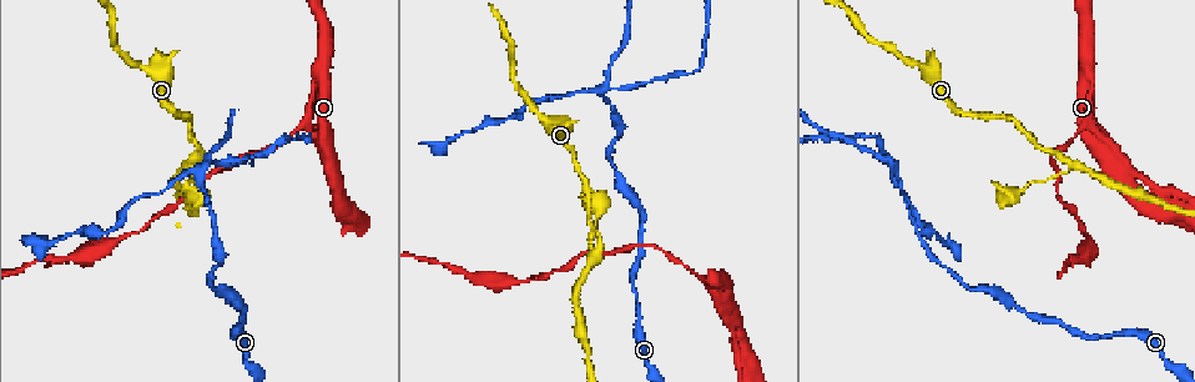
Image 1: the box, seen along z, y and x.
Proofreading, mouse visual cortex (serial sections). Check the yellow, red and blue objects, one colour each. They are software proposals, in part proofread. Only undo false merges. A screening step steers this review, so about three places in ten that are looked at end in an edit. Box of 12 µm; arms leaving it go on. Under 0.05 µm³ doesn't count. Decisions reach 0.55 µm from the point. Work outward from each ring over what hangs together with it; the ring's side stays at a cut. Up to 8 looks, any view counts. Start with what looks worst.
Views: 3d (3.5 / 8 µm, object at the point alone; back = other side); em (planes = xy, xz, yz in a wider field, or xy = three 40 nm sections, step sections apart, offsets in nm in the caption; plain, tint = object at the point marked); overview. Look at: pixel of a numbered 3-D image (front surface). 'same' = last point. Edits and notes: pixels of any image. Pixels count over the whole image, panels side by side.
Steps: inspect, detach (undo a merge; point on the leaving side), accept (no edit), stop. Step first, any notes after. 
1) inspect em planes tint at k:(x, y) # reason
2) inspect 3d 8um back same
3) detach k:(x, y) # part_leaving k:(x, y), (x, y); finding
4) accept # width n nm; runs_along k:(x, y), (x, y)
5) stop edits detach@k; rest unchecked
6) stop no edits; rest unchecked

inspect 3d 8um at 1:(892, 175) # four or more arms meet

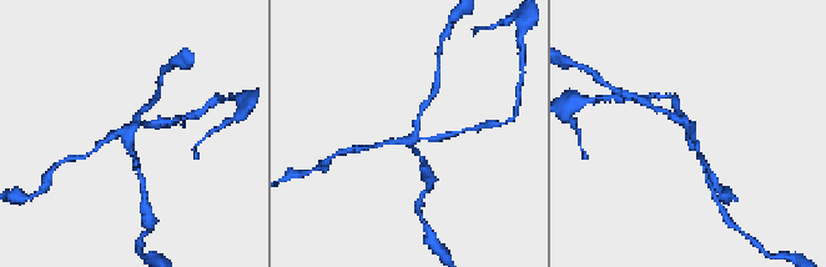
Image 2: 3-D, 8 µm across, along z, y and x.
inspect em xy step 5 tint at 2:(127, 137) # arms 4; arm_widths 100, 100, 150, 200 nm; now the EM

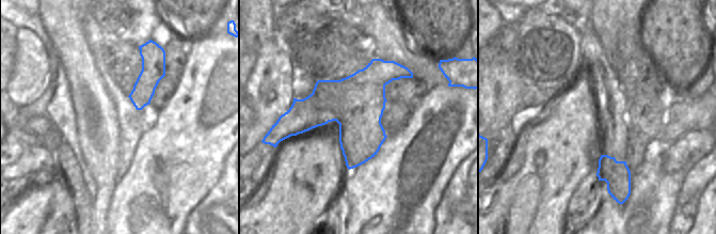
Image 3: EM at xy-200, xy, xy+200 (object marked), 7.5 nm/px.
detach 2:(160, 122) # part_leaving 2:(116, 132), (90, 154), (75, 159); a second cell is stuck on

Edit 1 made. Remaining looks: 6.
inspect overview # see it whole again

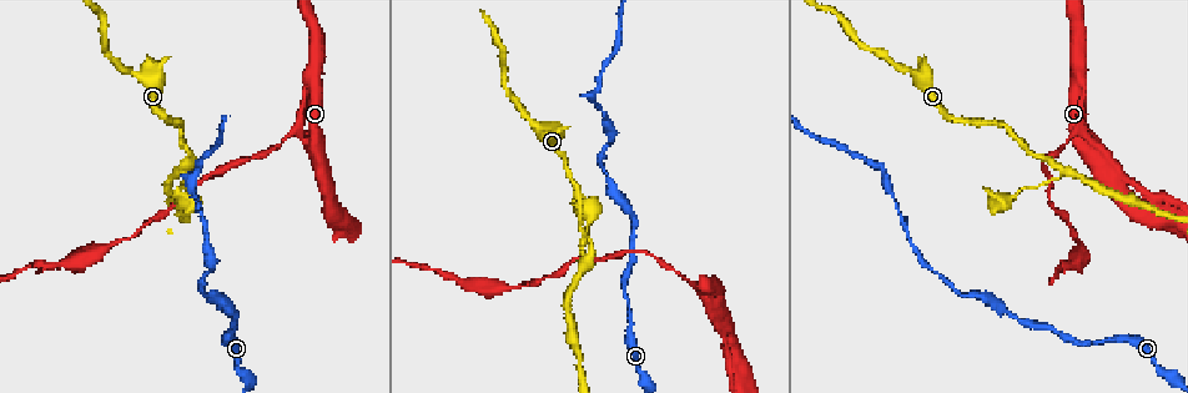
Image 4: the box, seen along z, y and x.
inspect 3d 8um at 4:(183, 171) # a fork

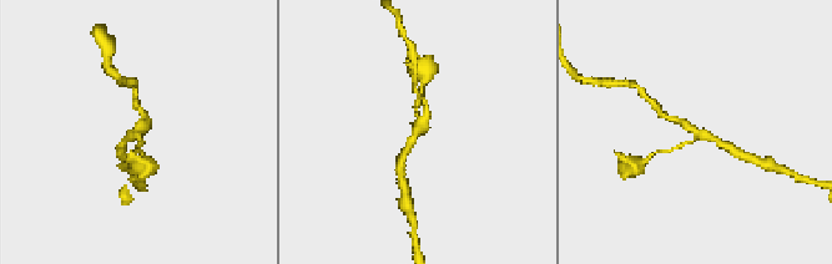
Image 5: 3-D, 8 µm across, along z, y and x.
inspect 3d 3.5um at 5:(136, 131)

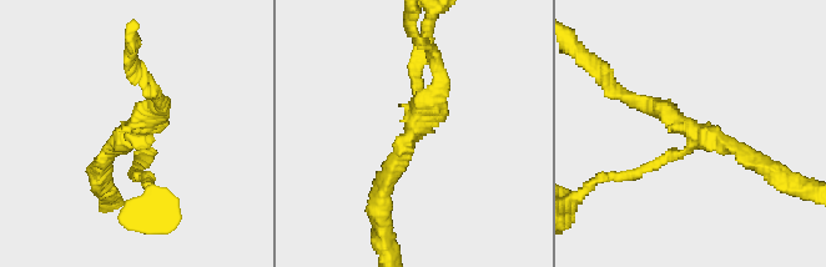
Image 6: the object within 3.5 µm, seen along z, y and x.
inspect em xy step 1 tint at 6:(132, 132) # arms 3; arm_widths 150, 200, 250 nm

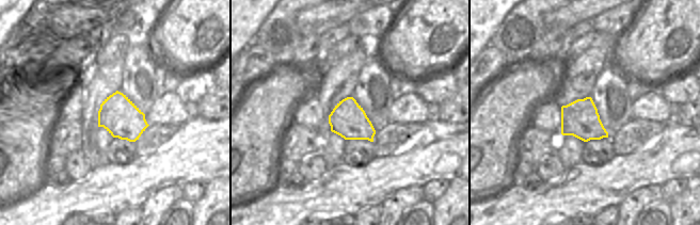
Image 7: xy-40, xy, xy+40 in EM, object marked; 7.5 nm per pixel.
accept # runs_along 6:(157, 99), (134, 172); continuous, no second cell

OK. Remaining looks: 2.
inspect 3d 3.5um at 4:(735, 375) # thin arm on a thick one

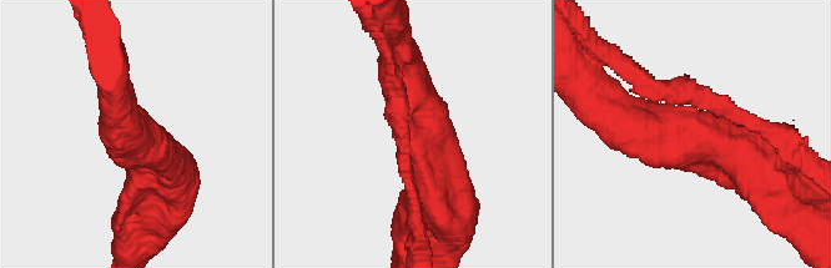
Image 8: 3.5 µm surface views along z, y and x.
inspect em xy step 1 tint at 8:(692, 128) # arms 3; arm_widths 200, 500, 500 nm

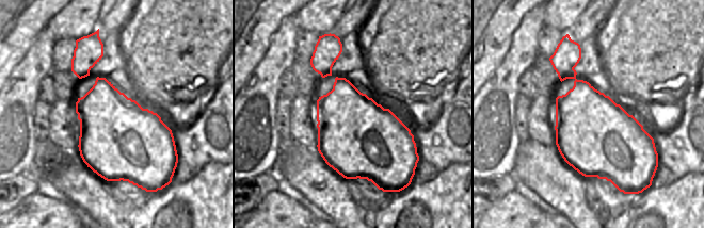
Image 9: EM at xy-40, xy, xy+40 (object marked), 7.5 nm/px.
accept # runs_along 8:(399, 60), (422, 166), (453, 188); continuous, no second cell

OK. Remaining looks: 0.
stop edits detach@2; rest unchecked

